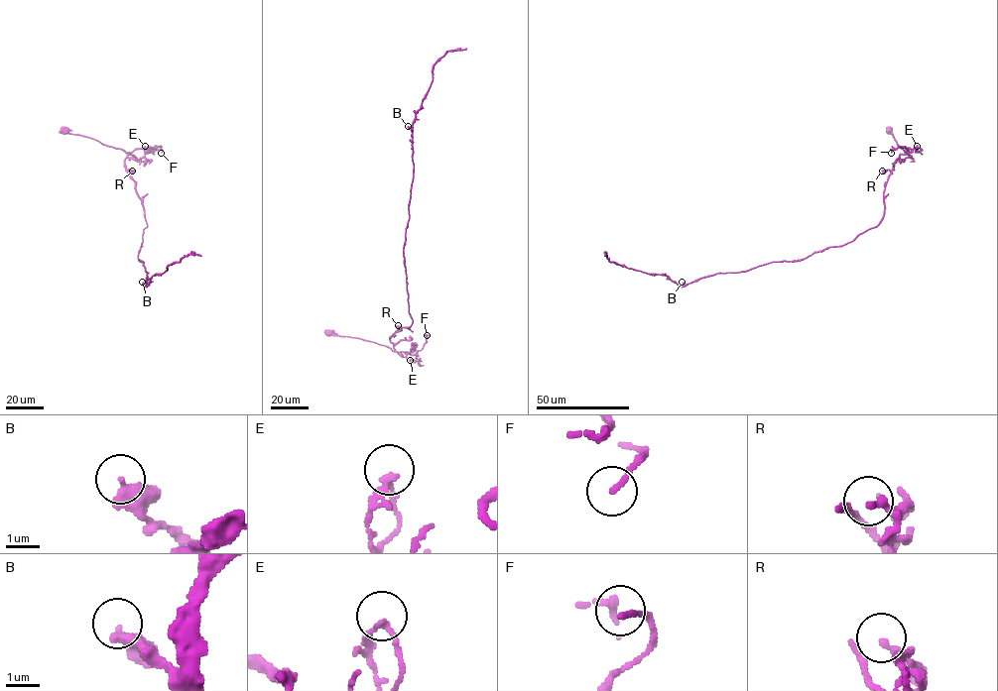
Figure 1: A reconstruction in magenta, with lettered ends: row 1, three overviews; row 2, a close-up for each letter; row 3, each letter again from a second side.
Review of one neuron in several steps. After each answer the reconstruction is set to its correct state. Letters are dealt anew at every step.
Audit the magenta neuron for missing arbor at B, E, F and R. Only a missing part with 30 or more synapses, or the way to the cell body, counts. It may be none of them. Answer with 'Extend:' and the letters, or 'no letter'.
Extend: no letter

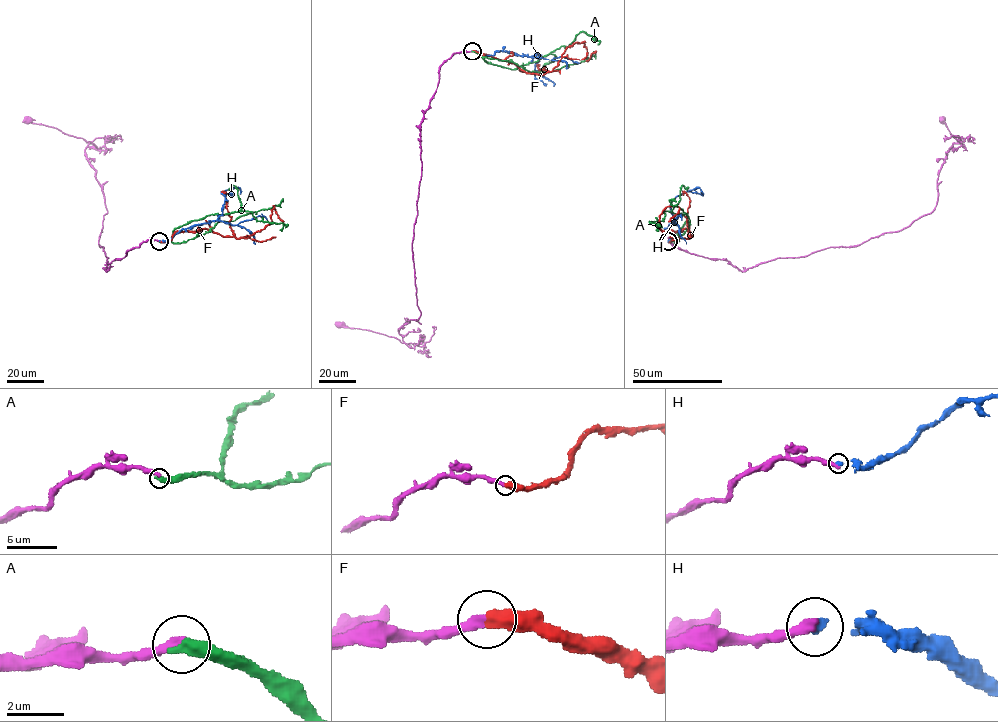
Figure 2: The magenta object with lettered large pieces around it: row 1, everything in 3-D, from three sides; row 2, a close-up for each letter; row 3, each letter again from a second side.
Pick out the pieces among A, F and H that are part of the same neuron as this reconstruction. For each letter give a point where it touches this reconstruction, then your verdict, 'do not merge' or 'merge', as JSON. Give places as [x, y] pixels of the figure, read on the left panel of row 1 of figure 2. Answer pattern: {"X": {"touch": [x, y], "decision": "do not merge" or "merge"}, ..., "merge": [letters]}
{"A": {"touch": [159, 242], "decision": "do not merge"}, "F": {"touch": [160, 241], "decision": "merge"}, "H": {"touch": [159, 241], "decision": "do not merge"}, "merge": ["F"]}

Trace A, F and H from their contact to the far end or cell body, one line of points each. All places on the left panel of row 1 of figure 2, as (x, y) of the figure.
A: (160, 242), (170, 241), (176, 228), (211, 214), (249, 211), (256, 220), (283, 223), (285, 228)
F: (160, 241), (169, 240), (176, 231), (204, 229), (223, 236), (247, 238), (270, 223), (274, 206), (283, 221)
H: (160, 240), (166, 241), (184, 229), (216, 220), (222, 213), (225, 200), (222, 191), (238, 187), (240, 194)

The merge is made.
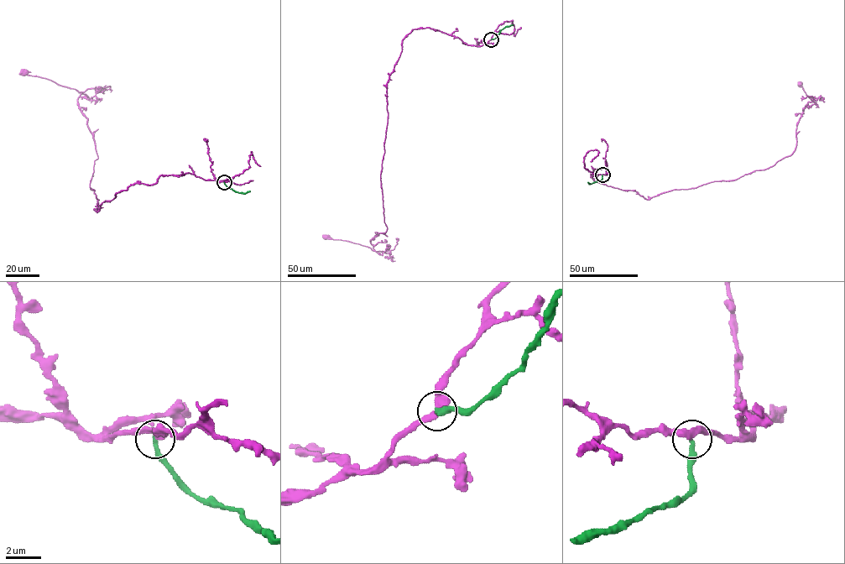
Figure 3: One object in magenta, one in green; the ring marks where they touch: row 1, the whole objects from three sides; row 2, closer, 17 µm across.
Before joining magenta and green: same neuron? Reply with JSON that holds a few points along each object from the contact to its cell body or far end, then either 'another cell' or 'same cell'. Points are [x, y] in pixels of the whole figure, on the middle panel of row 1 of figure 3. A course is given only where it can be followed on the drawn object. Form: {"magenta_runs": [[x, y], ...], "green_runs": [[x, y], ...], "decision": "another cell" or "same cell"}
{"magenta_runs": [[491, 39], [468, 45], [429, 28], [403, 40], [387, 84], [387, 228], [373, 250], [326, 237]], "green_runs": [[491, 39], [513, 24]], "decision": "another cell"}

